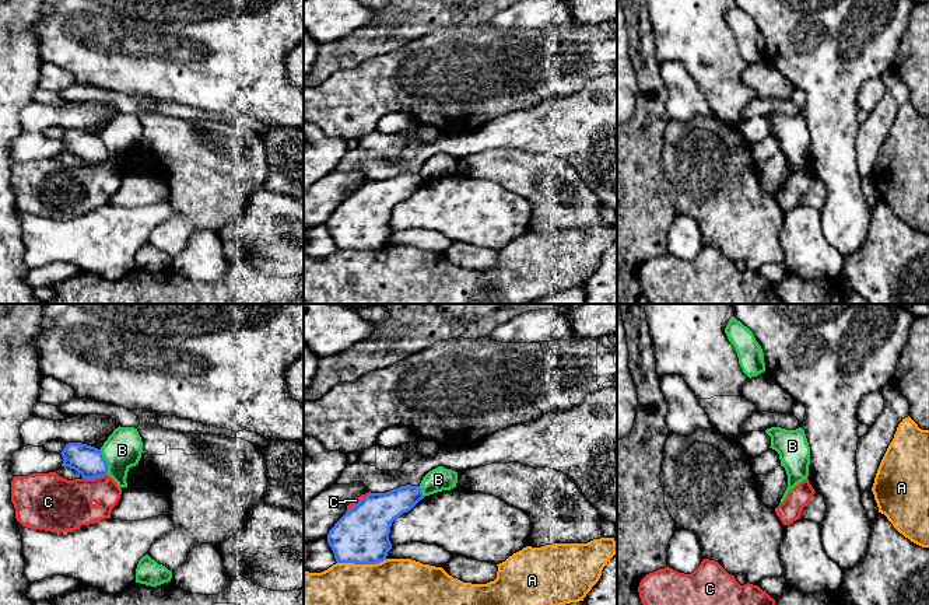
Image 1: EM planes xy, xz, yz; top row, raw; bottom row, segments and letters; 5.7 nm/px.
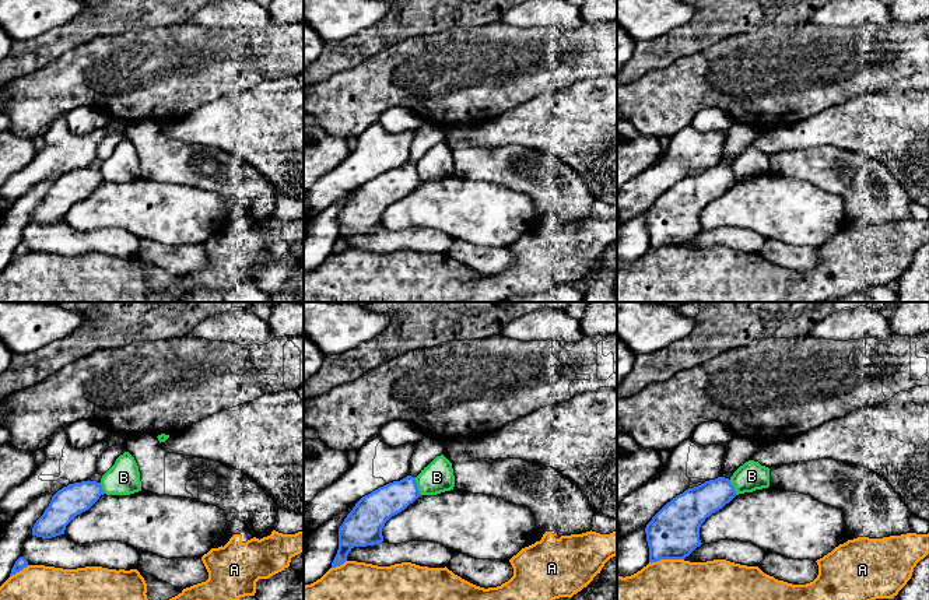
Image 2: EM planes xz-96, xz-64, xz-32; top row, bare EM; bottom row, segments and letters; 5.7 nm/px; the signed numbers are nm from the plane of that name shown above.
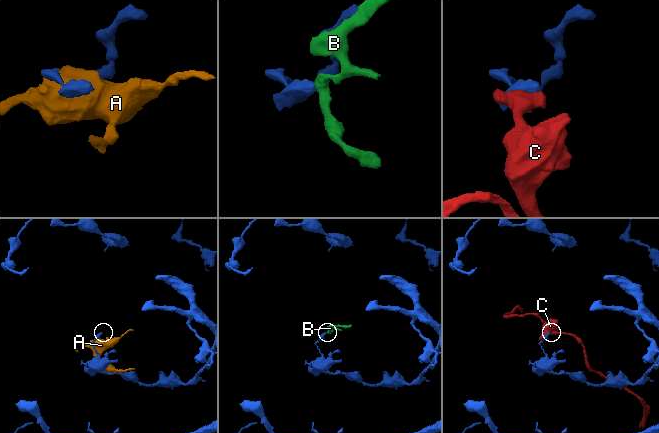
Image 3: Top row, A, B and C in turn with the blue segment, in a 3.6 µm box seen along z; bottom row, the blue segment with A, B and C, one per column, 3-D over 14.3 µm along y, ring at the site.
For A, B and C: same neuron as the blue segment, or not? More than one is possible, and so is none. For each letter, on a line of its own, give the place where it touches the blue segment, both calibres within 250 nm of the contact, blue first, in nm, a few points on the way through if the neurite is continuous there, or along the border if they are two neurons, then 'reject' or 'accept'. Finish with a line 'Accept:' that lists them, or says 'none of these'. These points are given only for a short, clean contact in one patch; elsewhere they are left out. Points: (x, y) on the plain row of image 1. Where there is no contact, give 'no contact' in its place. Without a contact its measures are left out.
A: xz (361, 249) | 320/500 nm | reject
B: xy (105, 149) | 170/220 nm | along xy (100, 136), (108, 160) | reject
C: xy (94, 164) | 170/300 nm | reject
Accept: none of these

